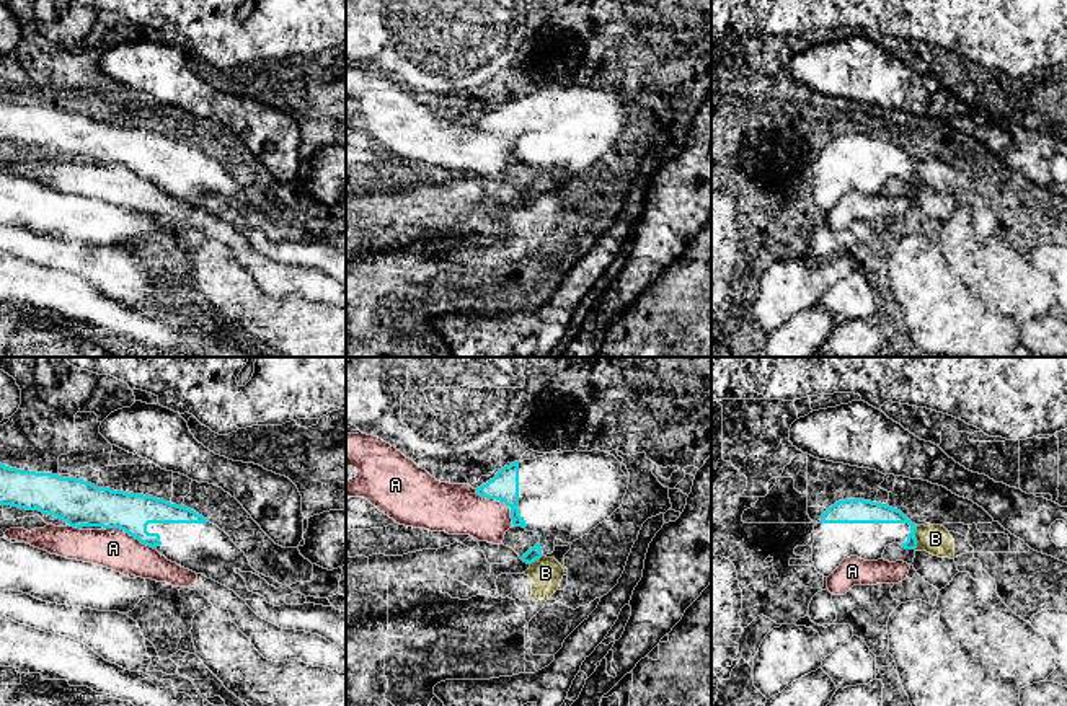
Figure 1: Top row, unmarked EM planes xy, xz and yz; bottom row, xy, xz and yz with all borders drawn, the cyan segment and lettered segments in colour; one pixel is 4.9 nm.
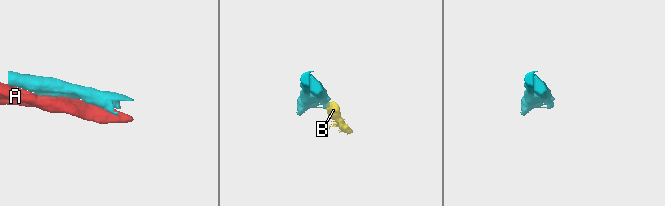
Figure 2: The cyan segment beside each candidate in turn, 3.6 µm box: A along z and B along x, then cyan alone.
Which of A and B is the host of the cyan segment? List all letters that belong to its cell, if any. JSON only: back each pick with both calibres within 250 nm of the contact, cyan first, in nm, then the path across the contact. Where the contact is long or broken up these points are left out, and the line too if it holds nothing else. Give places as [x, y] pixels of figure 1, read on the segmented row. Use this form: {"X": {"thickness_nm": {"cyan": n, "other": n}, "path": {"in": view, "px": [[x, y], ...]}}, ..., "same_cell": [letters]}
{"same_cell": []}

